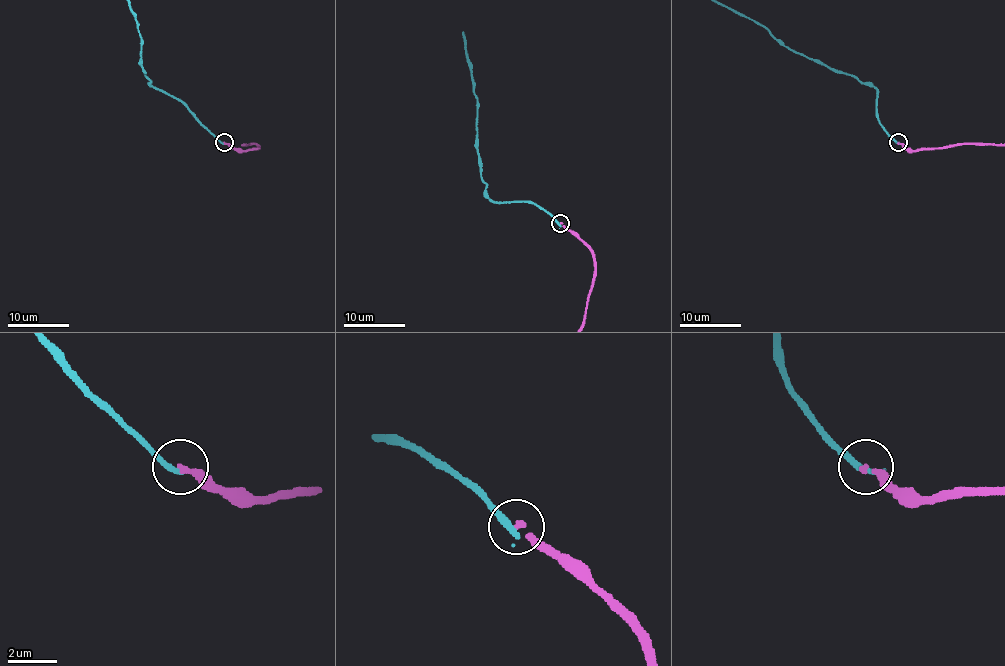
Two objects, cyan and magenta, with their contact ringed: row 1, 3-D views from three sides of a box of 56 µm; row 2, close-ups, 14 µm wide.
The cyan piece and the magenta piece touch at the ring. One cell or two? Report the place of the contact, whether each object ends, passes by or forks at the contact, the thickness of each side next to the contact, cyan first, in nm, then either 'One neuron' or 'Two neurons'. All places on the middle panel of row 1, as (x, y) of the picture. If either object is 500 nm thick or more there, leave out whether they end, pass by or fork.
Place: (560, 223). At the ring cyan ends. At the ring magenta ends. Thickness 280 nm (cyan) against 190 nm. Two neurons

